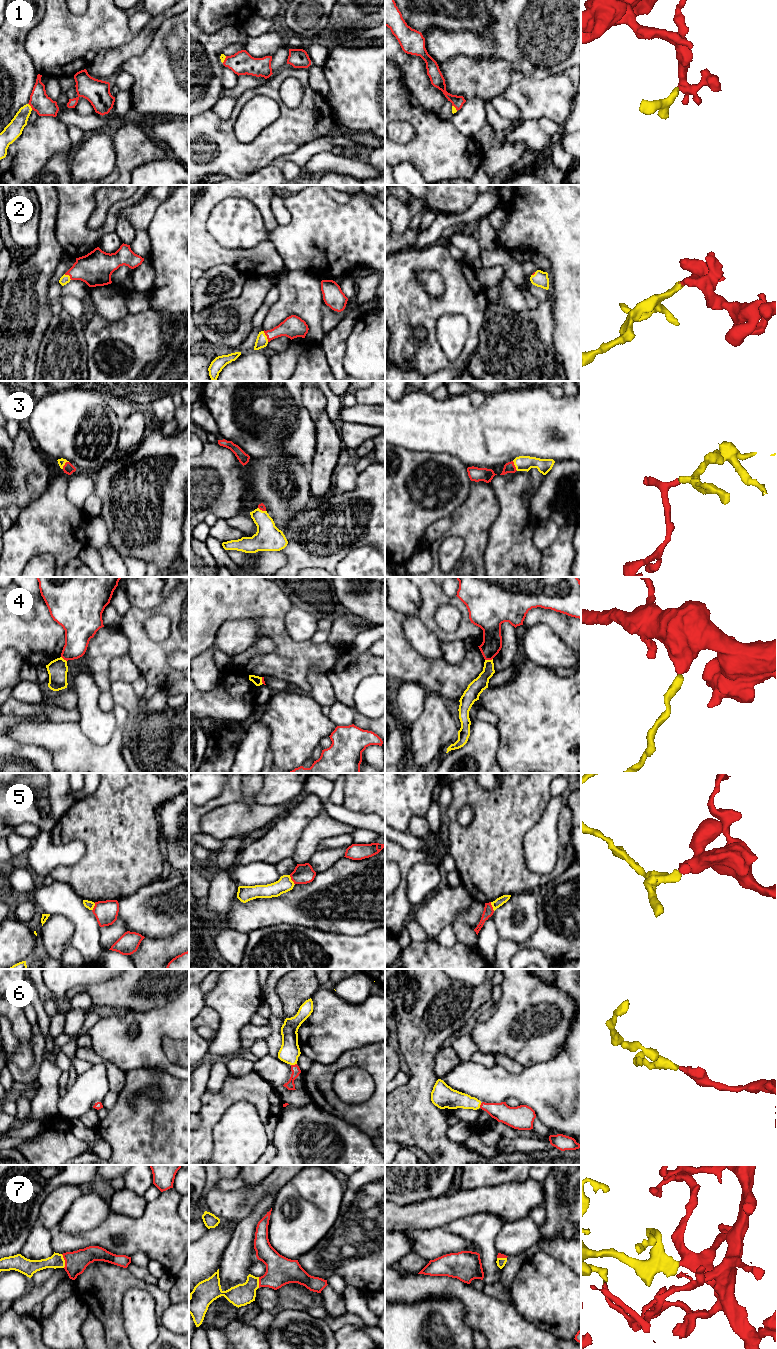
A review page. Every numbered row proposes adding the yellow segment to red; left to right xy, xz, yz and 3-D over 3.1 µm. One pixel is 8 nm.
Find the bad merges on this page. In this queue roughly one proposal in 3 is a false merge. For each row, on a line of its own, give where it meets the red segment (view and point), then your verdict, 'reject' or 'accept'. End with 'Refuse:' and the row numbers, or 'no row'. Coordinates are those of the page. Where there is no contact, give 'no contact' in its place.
1: meets red in xy at (30, 105); accept
2: meets red in xz at (266, 335); accept
3: meets red in yz at (514, 466); accept
4: meets red in yz at (488, 659); reject
5: meets red in xz at (291, 879); reject
6: meets red in xz at (293, 1065); accept
7: meets red in xy at (65, 1261); accept
Refuse: 4, 5

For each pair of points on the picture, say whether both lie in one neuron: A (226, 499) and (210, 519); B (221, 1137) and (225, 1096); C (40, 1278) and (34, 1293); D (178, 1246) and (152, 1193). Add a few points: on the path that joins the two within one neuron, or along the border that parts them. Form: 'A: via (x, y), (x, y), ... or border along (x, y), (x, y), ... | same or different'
A: border along (209, 512), (217, 518) | different
B: border along (242, 1101), (227, 1109), (214, 1128), (214, 1137) | different
C: border along (54, 1269), (54, 1272), (41, 1284), (31, 1284) | different
D: border along (161, 1192), (154, 1199), (147, 1202) | different

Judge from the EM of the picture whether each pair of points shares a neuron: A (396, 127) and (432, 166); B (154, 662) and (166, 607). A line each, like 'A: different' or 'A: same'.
A: different
B: same

